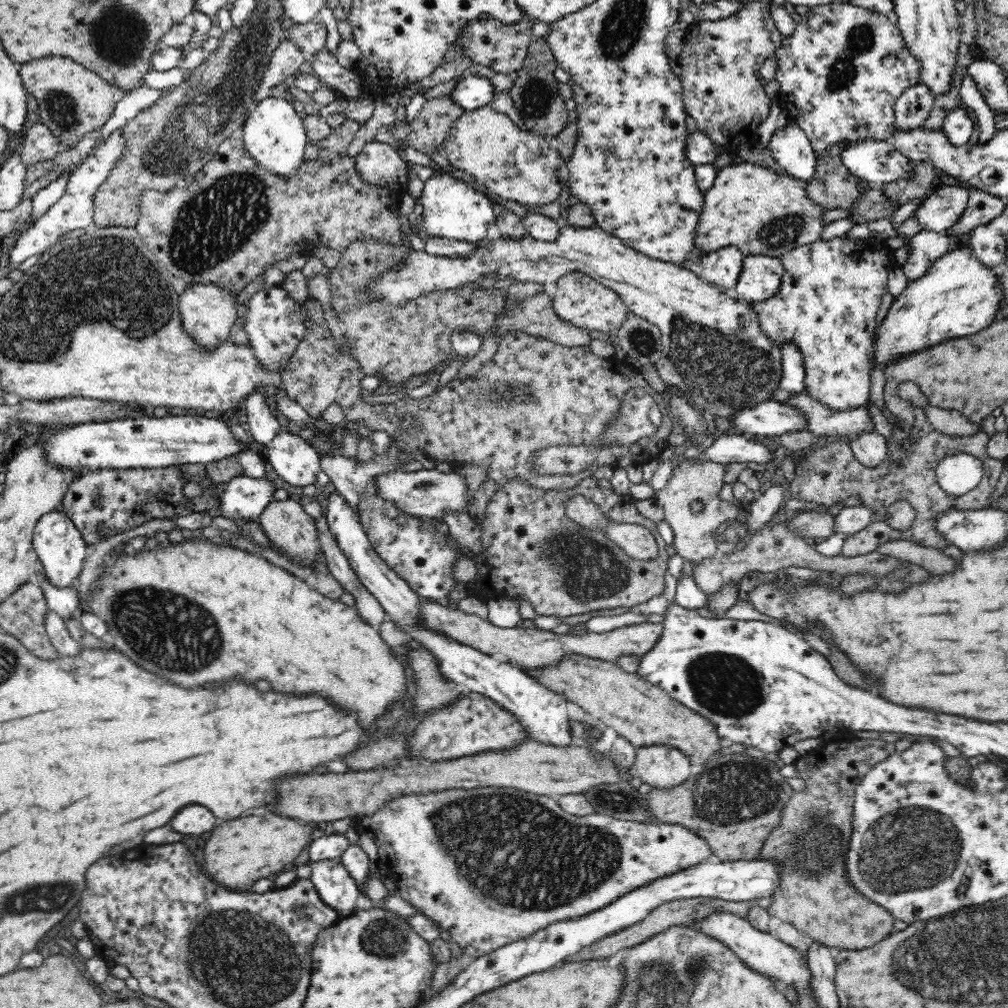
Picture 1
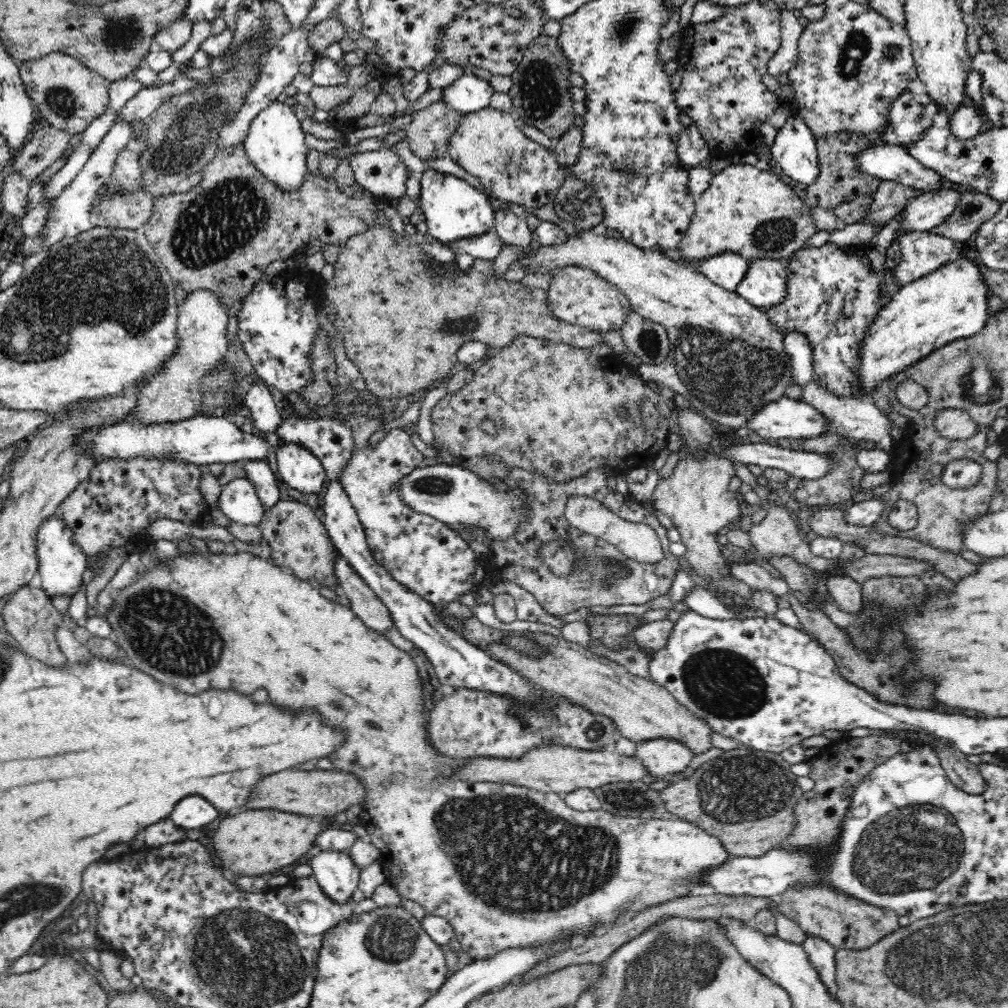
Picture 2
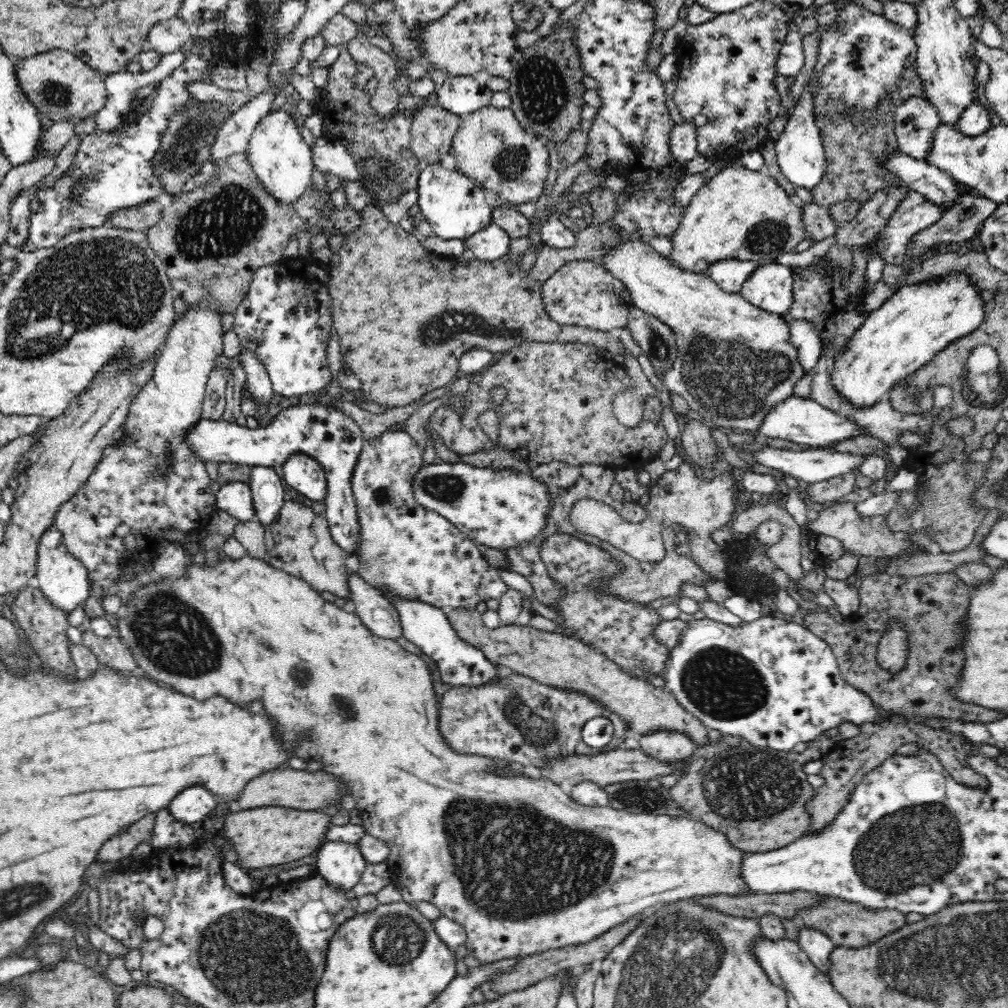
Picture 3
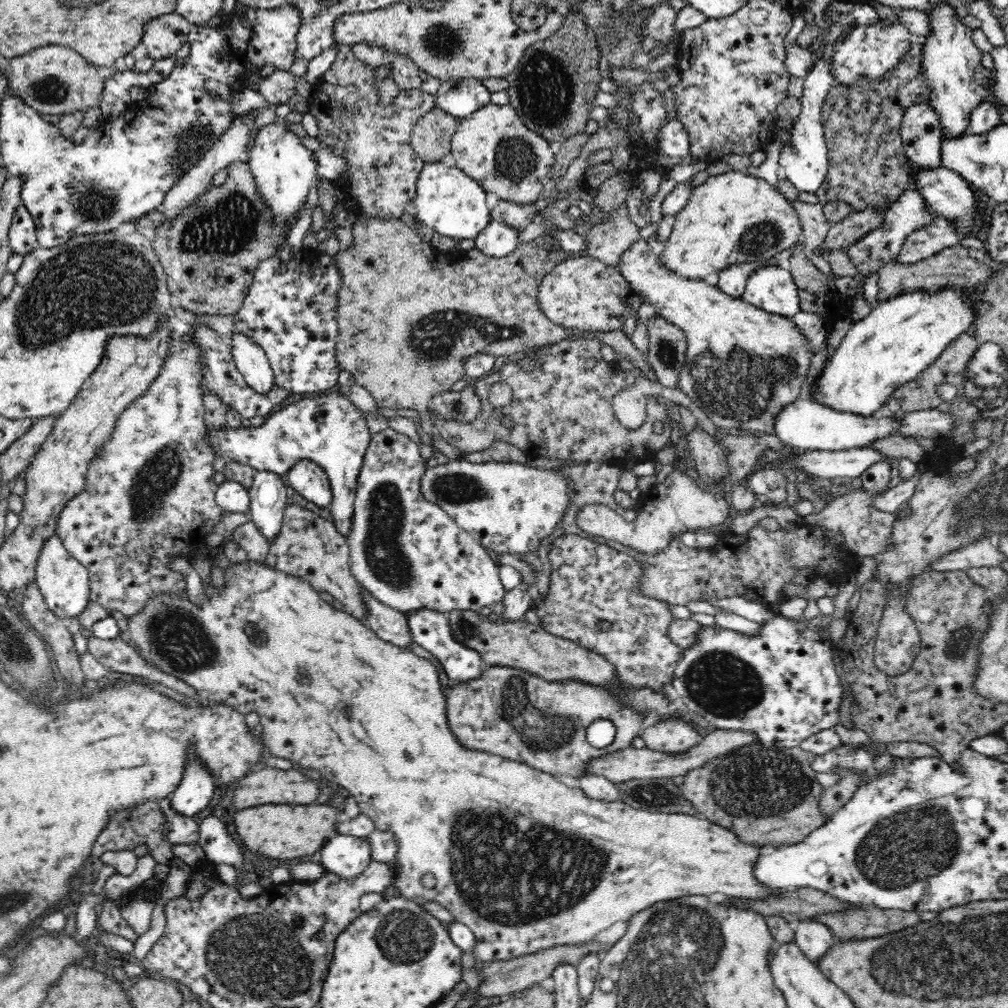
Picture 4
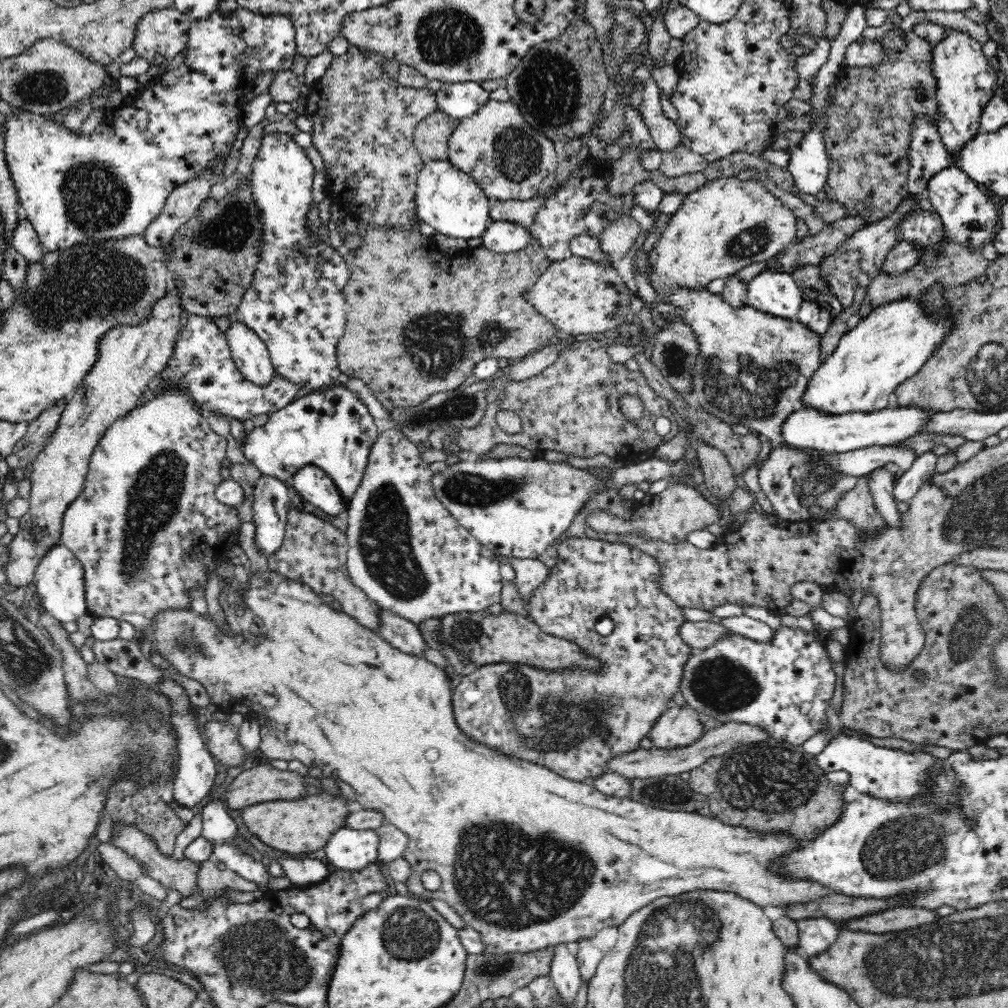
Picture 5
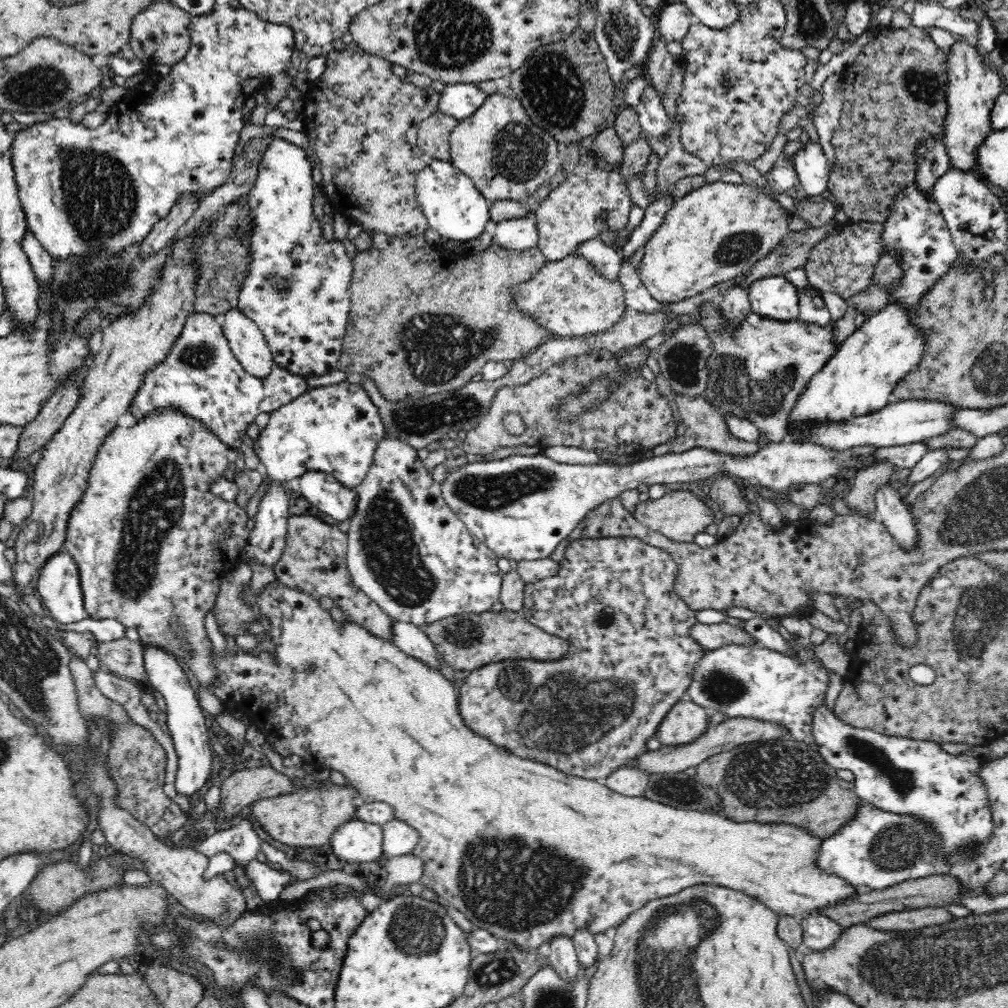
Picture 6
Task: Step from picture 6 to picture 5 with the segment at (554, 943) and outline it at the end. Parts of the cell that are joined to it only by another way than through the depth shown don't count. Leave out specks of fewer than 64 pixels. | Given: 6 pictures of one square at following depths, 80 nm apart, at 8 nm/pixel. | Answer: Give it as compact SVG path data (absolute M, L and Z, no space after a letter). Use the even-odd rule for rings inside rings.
M556 944L553 948L552 964L549 976L552 977L553 986L557 990L561 1003L565 1006L574 1006L576 994L580 990L582 980L577 963L577 956L570 953L568 946Z

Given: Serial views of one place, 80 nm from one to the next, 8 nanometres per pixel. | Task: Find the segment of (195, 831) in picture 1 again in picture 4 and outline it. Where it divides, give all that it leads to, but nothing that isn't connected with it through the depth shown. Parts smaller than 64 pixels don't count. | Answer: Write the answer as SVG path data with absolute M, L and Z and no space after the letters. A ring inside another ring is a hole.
M190 760L186 774L172 796L172 808L182 816L195 818L208 808L214 796L214 780L200 760Z

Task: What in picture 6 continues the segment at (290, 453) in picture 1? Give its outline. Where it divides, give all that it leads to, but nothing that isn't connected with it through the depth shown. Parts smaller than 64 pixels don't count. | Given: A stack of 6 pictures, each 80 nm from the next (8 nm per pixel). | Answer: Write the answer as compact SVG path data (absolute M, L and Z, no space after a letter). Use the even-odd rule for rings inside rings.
M307 470L294 483L306 500L339 522L351 519L354 514L357 503L355 488L344 486L332 475Z

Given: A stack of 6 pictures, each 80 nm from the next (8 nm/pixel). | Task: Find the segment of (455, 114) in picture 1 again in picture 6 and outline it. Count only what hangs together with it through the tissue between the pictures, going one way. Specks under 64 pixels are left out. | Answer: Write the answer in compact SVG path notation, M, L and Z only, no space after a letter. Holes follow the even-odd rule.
M441 111L424 119L417 131L417 147L431 160L451 161L451 133L459 120Z

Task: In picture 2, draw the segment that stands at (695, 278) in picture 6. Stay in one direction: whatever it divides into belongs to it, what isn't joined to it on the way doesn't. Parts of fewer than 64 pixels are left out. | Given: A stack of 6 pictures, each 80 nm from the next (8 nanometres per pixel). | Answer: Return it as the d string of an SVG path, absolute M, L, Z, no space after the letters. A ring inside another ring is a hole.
M741 160L713 176L710 186L696 199L696 210L688 224L688 231L680 242L678 251L690 260L709 259L721 252L736 252L745 259L784 259L802 249L805 242L817 233L810 219L810 206L788 184L770 171L758 170Z

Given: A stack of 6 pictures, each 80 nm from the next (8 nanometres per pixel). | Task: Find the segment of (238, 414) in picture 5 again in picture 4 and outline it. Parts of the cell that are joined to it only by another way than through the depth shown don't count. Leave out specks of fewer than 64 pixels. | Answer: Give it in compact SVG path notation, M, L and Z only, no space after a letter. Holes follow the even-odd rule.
M206 325L192 326L190 329L190 337L194 339L194 343L198 343L200 351L204 351L204 360L202 360L202 372L205 379L205 384L202 386L202 396L218 395L224 406L231 406L238 411L243 418L256 418L256 416L267 415L272 407L276 404L287 404L292 396L291 392L280 388L276 384L267 394L256 392L243 379L243 375L236 367L236 363L232 358L231 346L224 344L220 336L214 329Z

